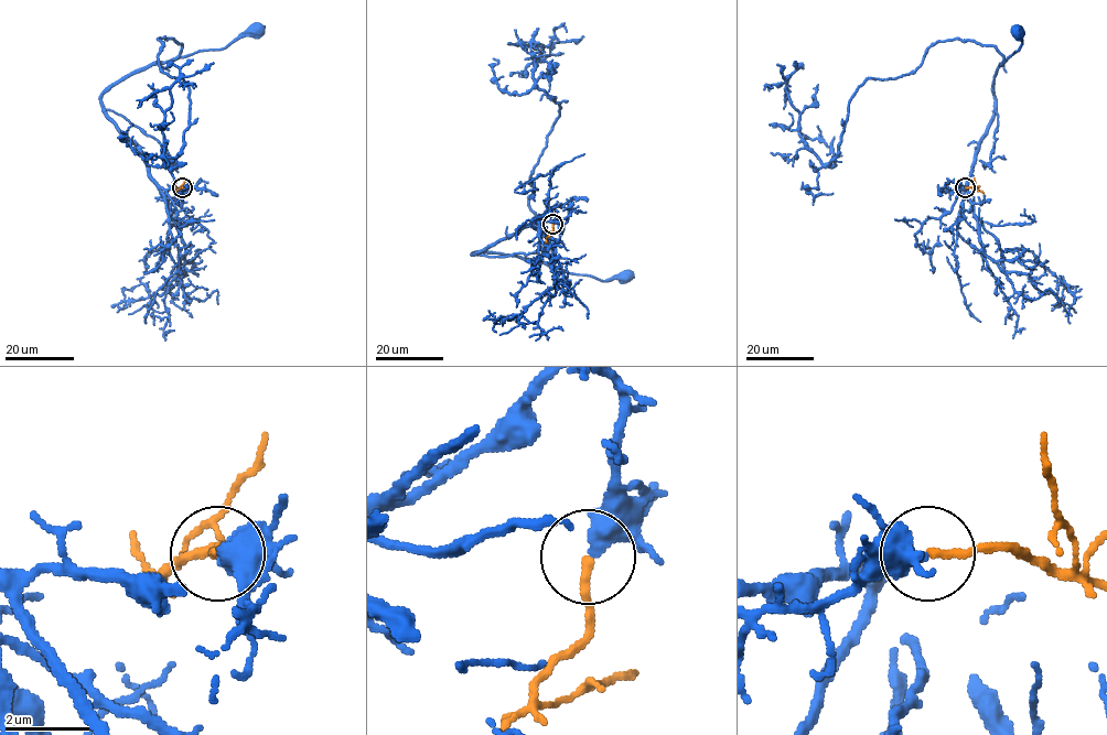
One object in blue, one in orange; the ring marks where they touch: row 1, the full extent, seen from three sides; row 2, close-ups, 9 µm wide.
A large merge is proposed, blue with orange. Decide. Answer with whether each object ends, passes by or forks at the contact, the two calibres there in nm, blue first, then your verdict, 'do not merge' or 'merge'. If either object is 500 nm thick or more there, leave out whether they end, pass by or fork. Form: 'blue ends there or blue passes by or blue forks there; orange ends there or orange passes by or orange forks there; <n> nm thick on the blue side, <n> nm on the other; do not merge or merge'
500 nm thick on the blue side, 200 nm on the other; merge

